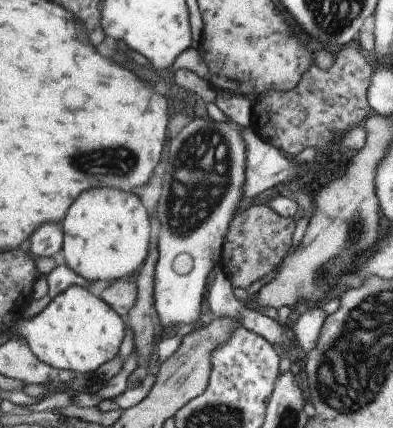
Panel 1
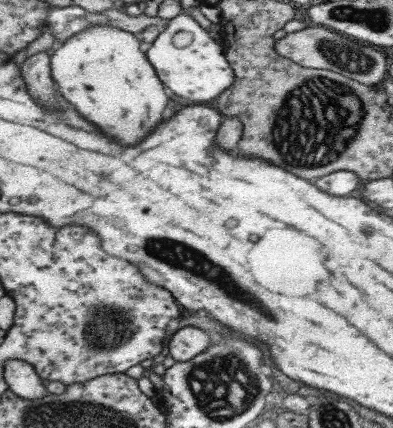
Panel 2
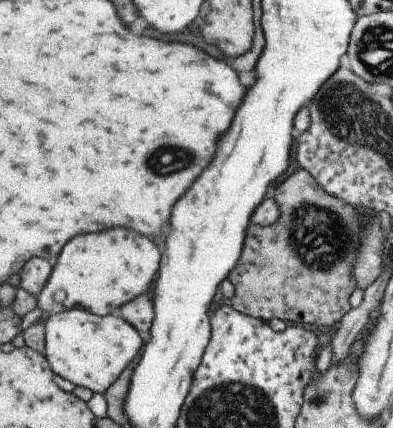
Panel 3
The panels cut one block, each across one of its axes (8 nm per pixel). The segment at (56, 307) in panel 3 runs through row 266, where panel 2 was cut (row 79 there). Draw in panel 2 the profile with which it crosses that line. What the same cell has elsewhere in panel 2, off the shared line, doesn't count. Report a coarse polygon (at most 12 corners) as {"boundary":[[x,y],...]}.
{"boundary":[[91,26],[53,54],[61,94],[117,142],[169,96],[139,34]]}

